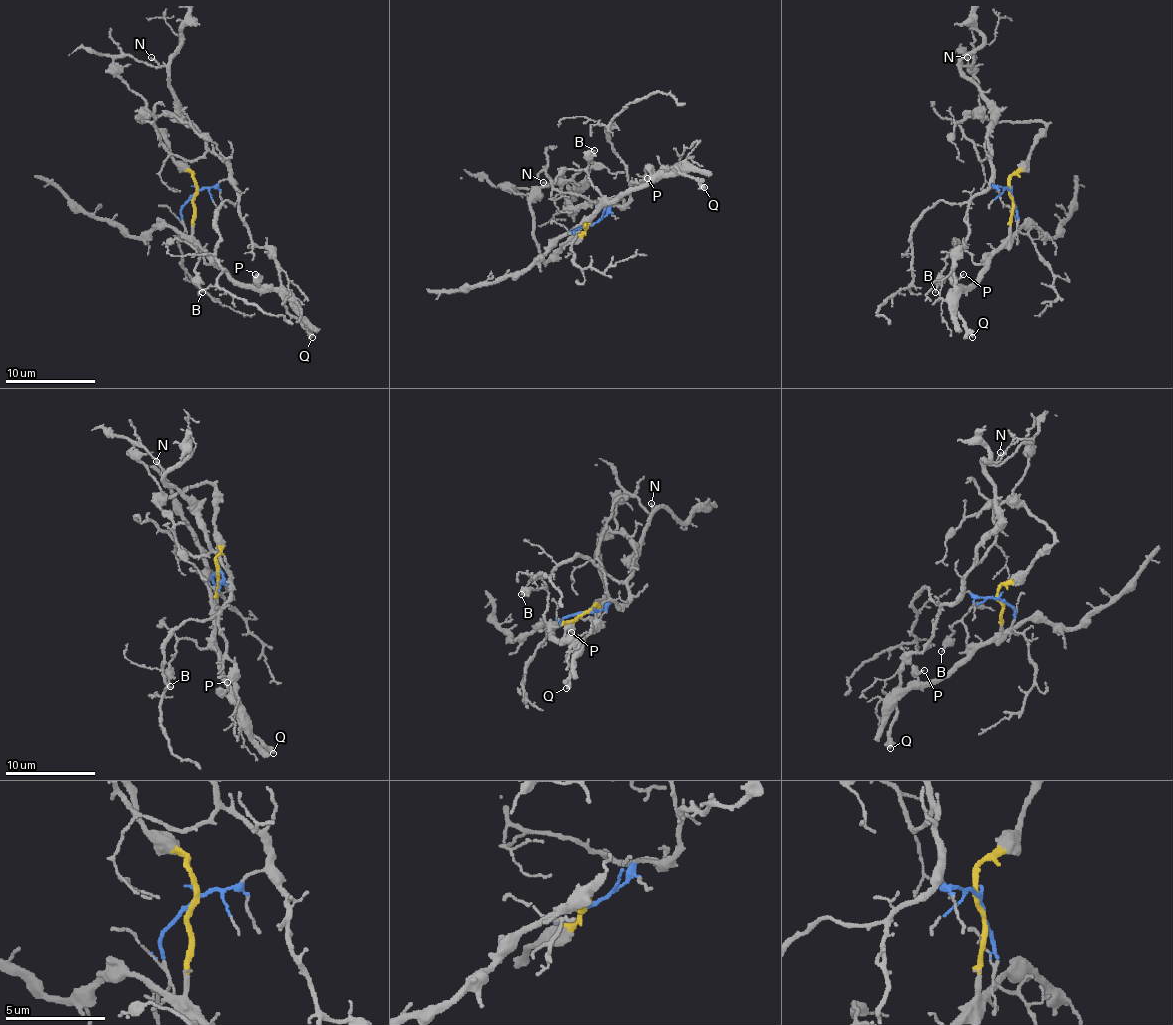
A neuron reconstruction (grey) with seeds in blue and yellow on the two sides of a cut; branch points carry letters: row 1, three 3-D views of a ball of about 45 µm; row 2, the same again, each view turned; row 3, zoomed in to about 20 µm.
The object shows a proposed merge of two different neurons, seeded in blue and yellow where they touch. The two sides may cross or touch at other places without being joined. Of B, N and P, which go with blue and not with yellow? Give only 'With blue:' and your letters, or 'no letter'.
With blue: N

